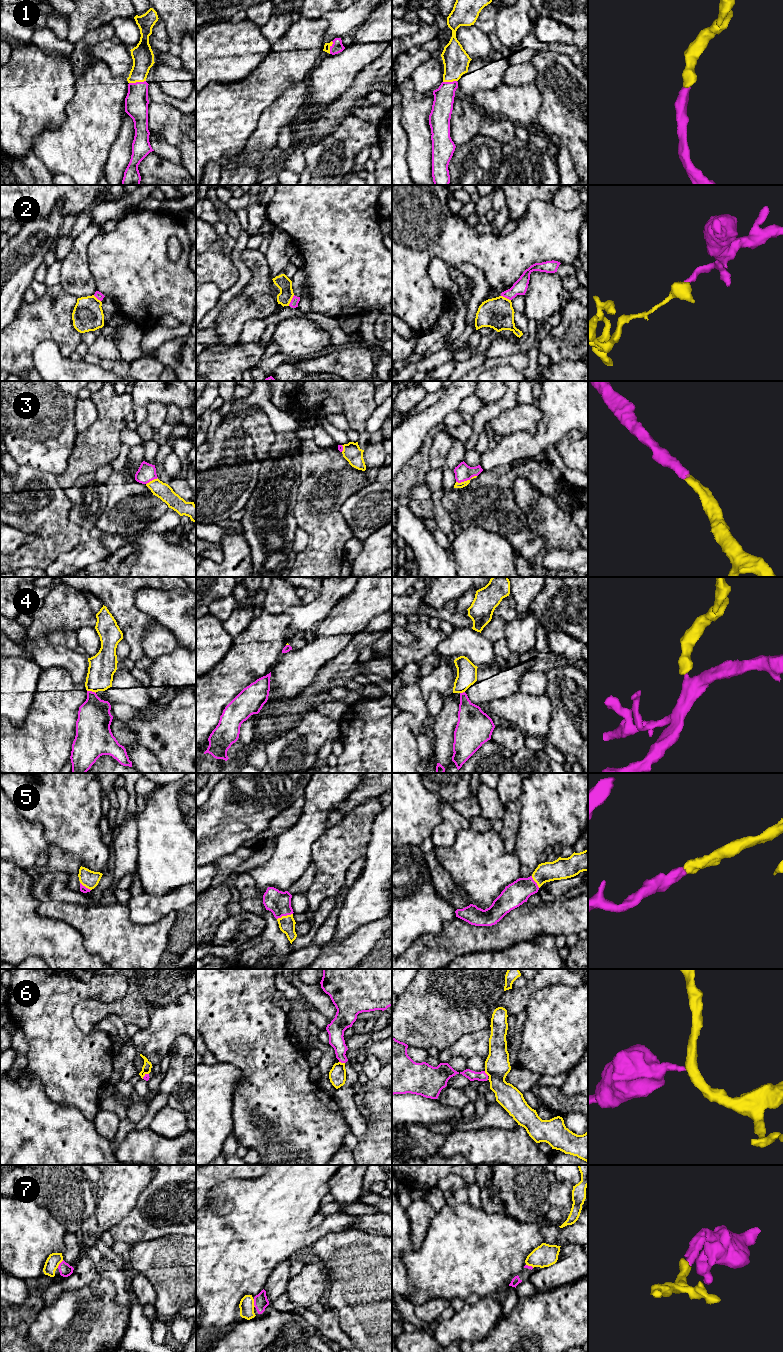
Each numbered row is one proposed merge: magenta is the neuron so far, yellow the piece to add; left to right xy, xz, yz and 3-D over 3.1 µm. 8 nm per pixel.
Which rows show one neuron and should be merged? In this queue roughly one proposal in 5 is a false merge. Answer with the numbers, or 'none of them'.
1, 3, 5, 7

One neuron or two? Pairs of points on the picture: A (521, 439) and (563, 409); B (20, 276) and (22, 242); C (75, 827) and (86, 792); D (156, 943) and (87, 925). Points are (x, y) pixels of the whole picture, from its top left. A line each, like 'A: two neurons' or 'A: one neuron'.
A: one neuron
B: one neuron
C: one neuron
D: one neuron

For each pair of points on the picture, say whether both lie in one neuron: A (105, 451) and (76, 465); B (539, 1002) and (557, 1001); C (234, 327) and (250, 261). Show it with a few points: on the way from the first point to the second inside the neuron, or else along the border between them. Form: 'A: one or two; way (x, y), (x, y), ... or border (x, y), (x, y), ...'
A: one; way (98, 451), (91, 451), (83, 459)
B: one; way (543, 1002), (553, 1002)
C: one; way (238, 311), (256, 287), (256, 277)

